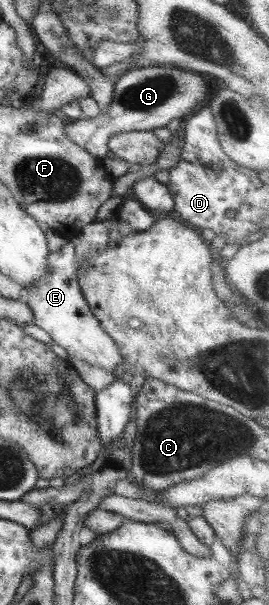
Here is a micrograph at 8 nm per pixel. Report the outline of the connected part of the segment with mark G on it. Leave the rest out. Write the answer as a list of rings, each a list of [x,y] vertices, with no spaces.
[[[172,65],[142,67],[125,71],[113,82],[114,91],[106,111],[96,117],[83,117],[80,120],[68,120],[64,125],[64,134],[75,145],[82,147],[92,157],[106,161],[107,141],[118,132],[154,131],[164,127],[170,119],[180,119],[193,107],[201,106],[206,99],[208,77],[191,70],[183,70]]]

